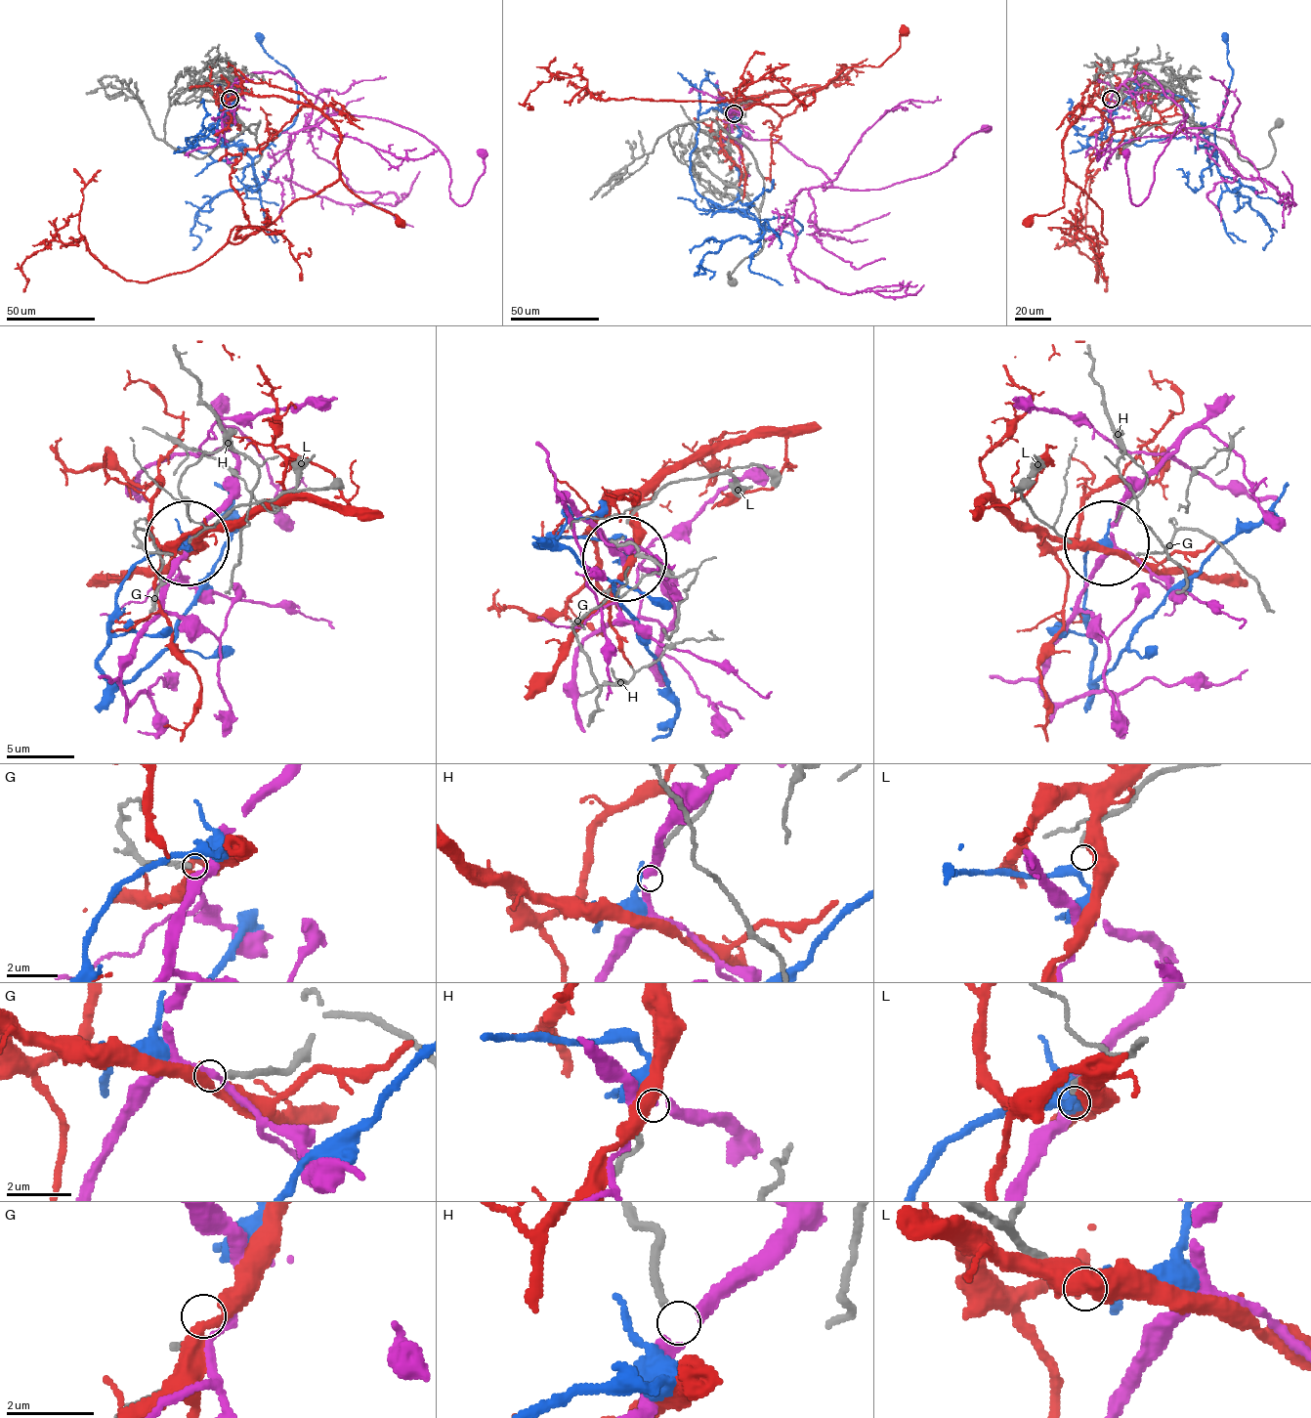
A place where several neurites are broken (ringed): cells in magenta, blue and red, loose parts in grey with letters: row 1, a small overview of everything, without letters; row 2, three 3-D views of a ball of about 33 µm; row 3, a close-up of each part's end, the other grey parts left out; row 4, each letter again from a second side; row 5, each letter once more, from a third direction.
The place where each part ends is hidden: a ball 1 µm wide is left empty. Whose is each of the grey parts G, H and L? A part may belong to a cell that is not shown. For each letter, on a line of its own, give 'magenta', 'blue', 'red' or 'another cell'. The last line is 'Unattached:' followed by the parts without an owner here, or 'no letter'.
G: another cell
H: another cell
L: blue
Unattached: G, H

